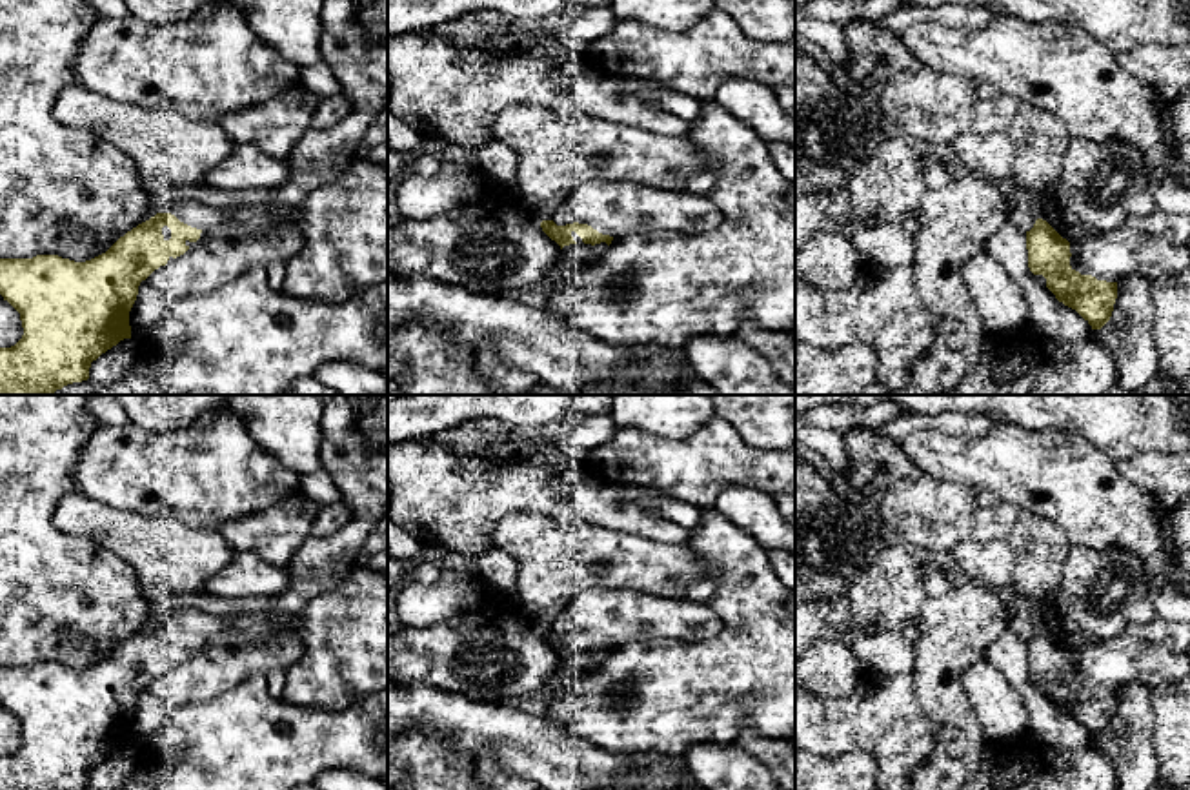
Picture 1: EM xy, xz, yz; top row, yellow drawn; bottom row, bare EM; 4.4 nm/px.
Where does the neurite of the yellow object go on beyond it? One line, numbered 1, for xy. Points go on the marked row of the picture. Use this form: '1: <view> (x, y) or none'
1: xy (166, 232)

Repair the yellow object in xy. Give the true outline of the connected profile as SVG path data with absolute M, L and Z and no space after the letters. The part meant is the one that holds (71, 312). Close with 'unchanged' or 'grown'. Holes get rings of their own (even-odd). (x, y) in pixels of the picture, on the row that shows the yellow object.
M156 213L86 262L58 255L0 258L0 295L20 313L24 328L15 346L0 348L0 395L55 395L67 384L87 380L93 360L131 339L129 311L140 282L204 237L175 215Z | grown

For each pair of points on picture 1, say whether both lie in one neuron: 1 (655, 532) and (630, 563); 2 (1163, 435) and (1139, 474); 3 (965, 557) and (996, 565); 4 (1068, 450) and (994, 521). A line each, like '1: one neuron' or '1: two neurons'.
1: two neurons
2: two neurons
3: one neuron
4: two neurons

